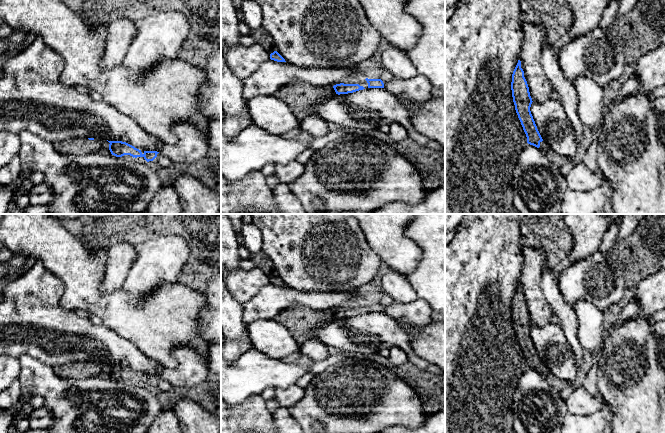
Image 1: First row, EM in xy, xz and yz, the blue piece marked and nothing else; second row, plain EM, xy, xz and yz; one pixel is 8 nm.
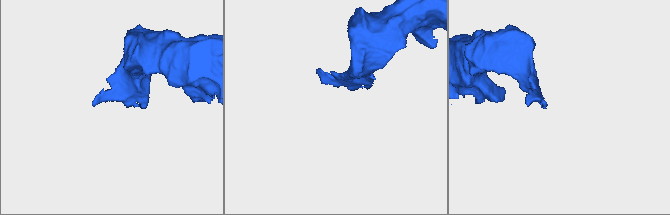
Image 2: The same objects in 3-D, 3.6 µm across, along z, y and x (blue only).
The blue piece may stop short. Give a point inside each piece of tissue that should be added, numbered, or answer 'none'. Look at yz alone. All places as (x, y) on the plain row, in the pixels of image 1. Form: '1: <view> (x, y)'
1: yz (554, 381)

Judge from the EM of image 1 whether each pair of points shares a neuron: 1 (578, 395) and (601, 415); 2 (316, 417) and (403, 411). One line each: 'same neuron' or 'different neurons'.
1: different neurons
2: same neuron

